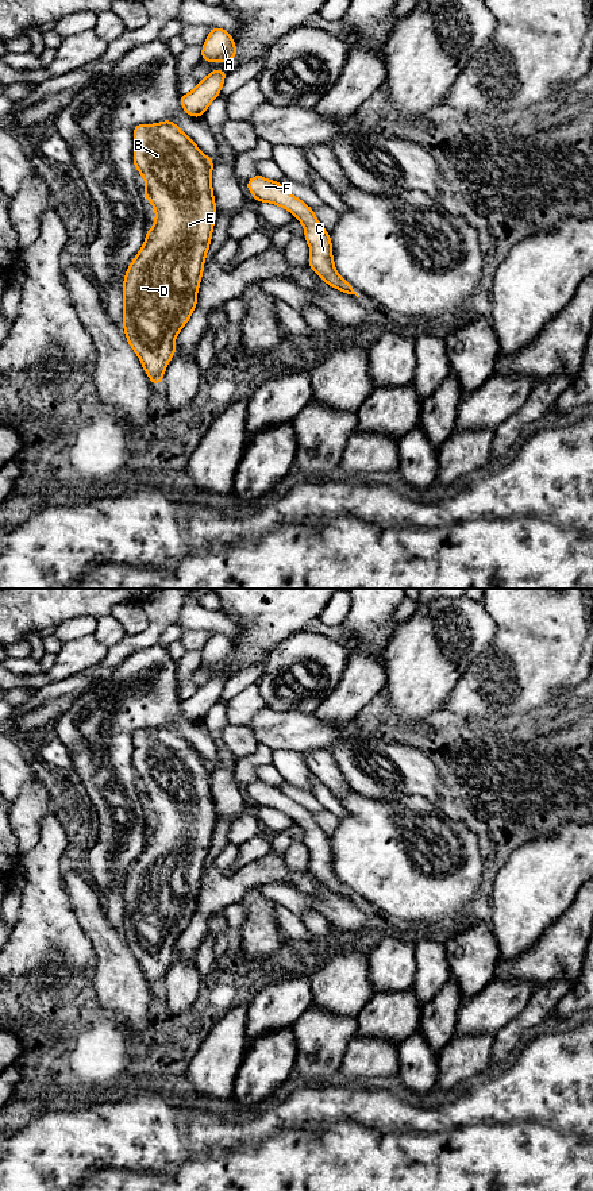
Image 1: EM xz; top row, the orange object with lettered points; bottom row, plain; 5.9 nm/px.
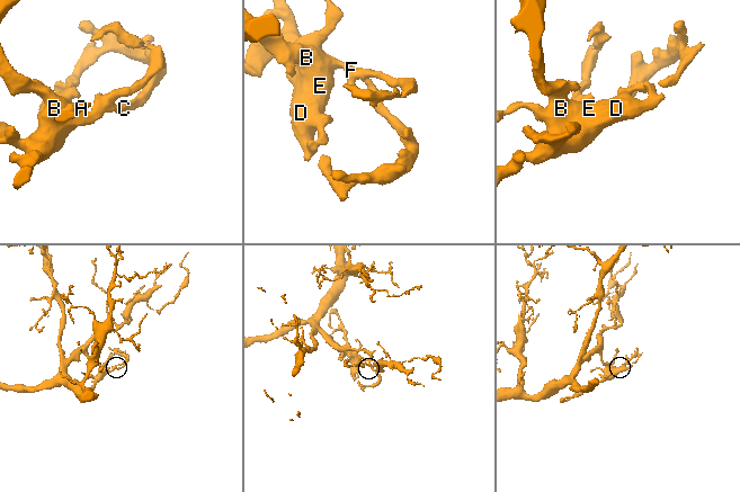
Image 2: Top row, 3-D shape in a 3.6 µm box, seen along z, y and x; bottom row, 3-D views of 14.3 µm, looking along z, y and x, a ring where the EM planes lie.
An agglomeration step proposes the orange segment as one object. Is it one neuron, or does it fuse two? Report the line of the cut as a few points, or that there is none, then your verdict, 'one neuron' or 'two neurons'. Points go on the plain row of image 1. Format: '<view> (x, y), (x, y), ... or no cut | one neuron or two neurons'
no cut | one neuron

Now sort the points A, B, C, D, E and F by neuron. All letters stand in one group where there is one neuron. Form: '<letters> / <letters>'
A B C D E F

